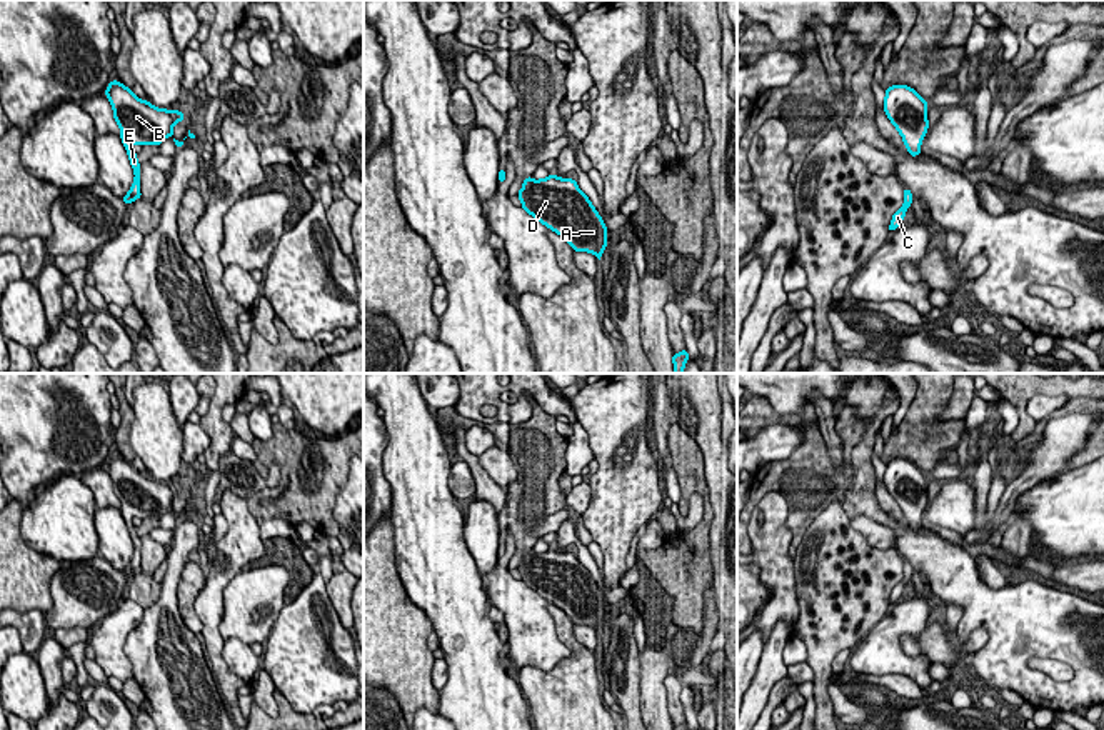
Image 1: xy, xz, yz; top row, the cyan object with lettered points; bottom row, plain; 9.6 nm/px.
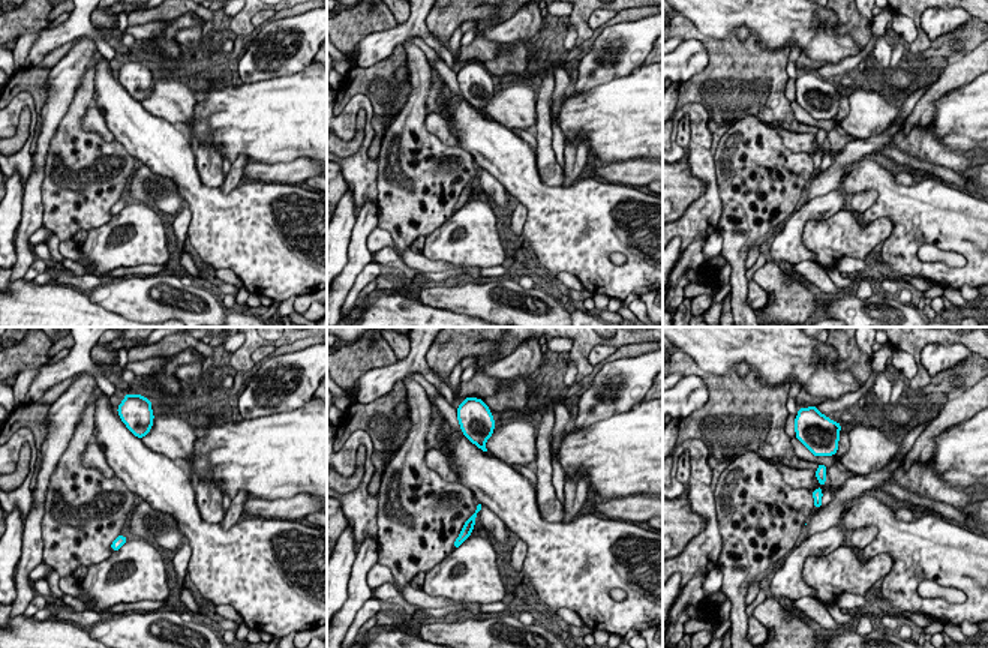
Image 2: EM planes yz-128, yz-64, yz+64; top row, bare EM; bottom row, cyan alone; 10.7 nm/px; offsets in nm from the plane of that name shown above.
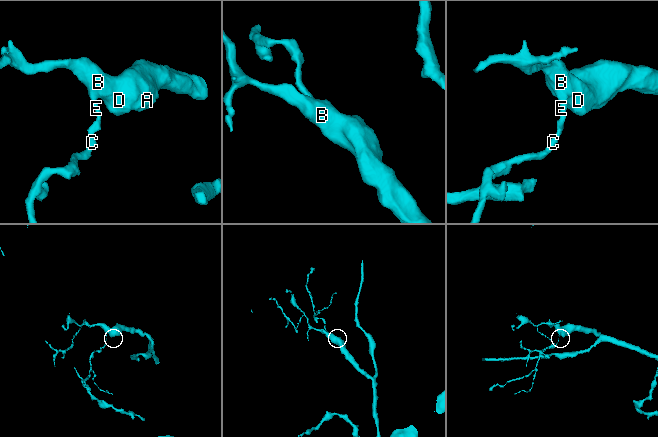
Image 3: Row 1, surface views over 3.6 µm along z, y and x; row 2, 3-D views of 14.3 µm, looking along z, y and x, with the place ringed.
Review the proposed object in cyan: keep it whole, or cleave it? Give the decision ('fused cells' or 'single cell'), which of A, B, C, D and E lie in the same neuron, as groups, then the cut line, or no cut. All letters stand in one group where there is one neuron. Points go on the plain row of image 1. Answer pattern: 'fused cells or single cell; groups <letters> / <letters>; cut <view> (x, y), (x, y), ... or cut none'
single cell; groups A B C D E; cut none

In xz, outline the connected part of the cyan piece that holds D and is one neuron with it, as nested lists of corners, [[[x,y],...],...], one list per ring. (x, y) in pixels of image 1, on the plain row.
[[[554,547],[540,553],[529,550],[517,570],[527,587],[559,607],[574,625],[589,625],[600,633],[607,600],[575,553]]]

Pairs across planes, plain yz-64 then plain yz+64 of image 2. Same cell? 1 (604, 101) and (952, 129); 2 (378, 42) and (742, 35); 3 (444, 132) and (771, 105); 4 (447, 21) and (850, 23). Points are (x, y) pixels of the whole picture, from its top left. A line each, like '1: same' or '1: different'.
1: same
2: different
3: different
4: same

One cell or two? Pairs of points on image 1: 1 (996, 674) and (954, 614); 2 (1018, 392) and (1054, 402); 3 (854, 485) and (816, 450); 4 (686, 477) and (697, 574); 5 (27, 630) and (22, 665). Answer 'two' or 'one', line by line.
1: two
2: two
3: one
4: one
5: two

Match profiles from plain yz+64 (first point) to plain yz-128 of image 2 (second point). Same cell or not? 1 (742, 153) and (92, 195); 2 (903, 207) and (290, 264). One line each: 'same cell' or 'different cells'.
1: same cell
2: same cell

